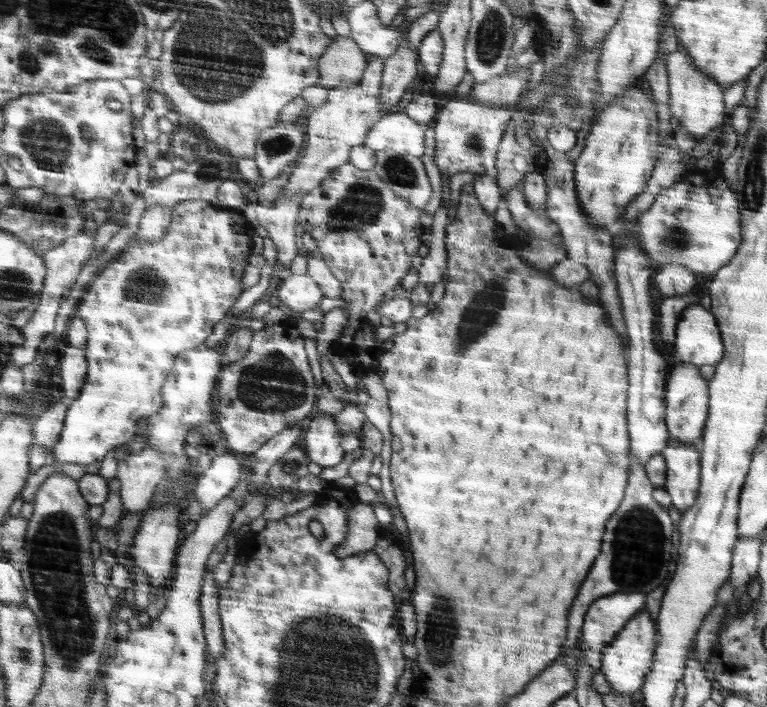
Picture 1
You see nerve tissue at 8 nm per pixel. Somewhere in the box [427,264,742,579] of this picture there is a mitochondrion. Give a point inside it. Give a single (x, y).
(480, 314)

